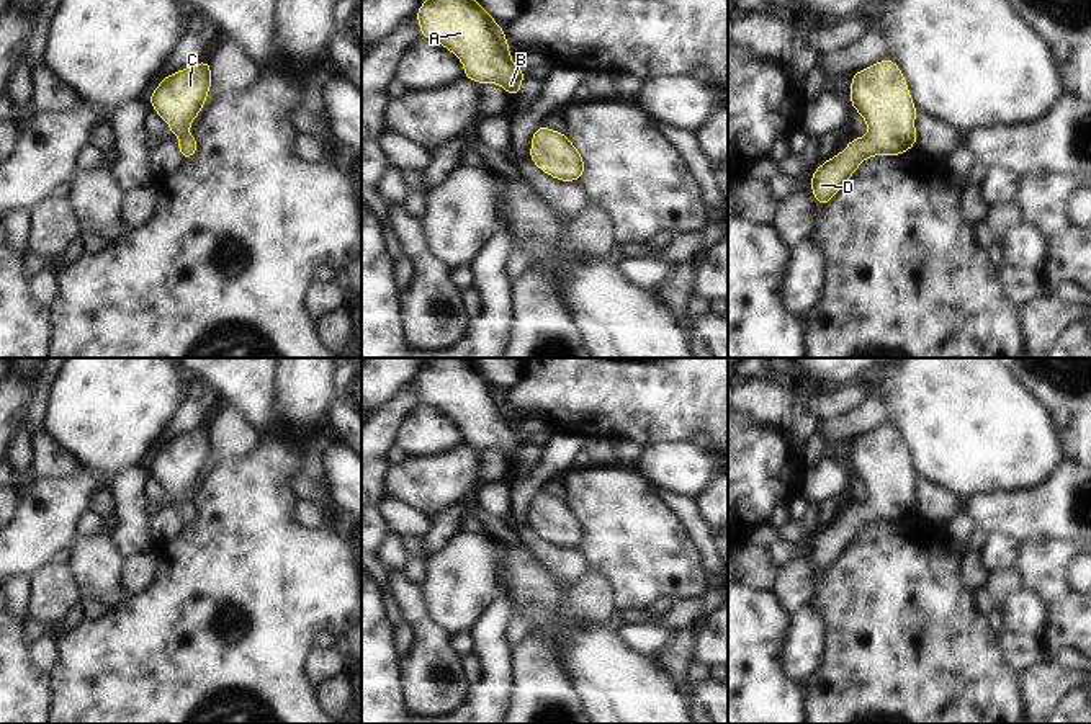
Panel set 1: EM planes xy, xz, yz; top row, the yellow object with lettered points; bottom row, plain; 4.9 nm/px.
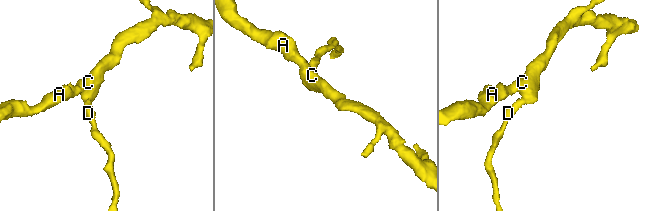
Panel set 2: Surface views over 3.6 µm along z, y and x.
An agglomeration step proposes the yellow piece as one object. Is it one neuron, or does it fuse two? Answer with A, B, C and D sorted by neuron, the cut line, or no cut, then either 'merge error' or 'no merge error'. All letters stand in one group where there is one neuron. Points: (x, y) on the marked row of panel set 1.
groups A B C D; cut none; no merge error

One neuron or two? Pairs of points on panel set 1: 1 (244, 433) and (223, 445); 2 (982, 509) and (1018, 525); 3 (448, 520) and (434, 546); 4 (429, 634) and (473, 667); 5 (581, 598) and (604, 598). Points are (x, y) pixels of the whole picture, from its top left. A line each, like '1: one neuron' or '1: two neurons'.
1: one neuron
2: one neuron
3: one neuron
4: two neurons
5: one neuron

